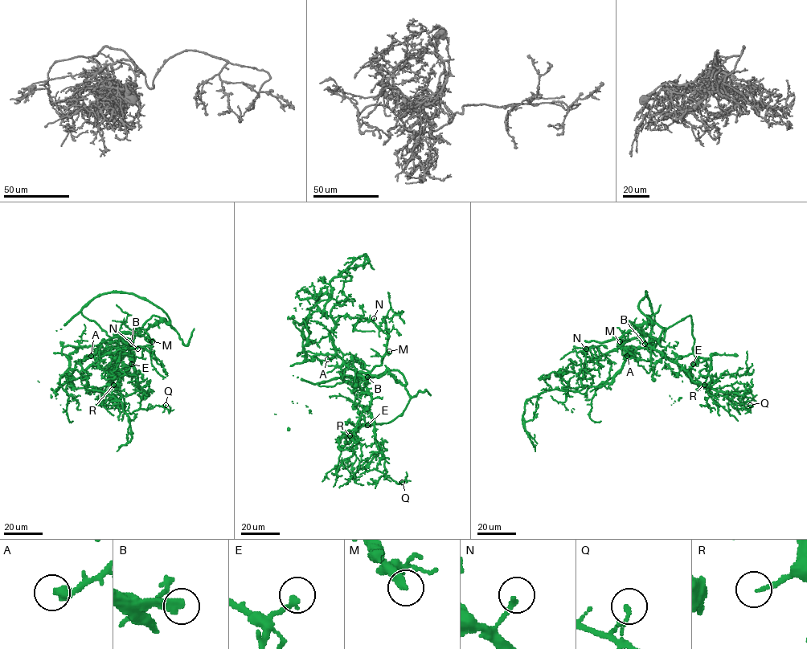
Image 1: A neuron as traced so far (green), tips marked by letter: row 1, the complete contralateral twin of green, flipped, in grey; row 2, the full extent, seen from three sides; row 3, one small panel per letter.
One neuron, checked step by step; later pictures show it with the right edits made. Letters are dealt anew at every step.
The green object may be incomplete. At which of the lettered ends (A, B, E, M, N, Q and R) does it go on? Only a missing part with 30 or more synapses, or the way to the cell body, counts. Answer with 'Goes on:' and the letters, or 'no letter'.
Goes on: A, B, R

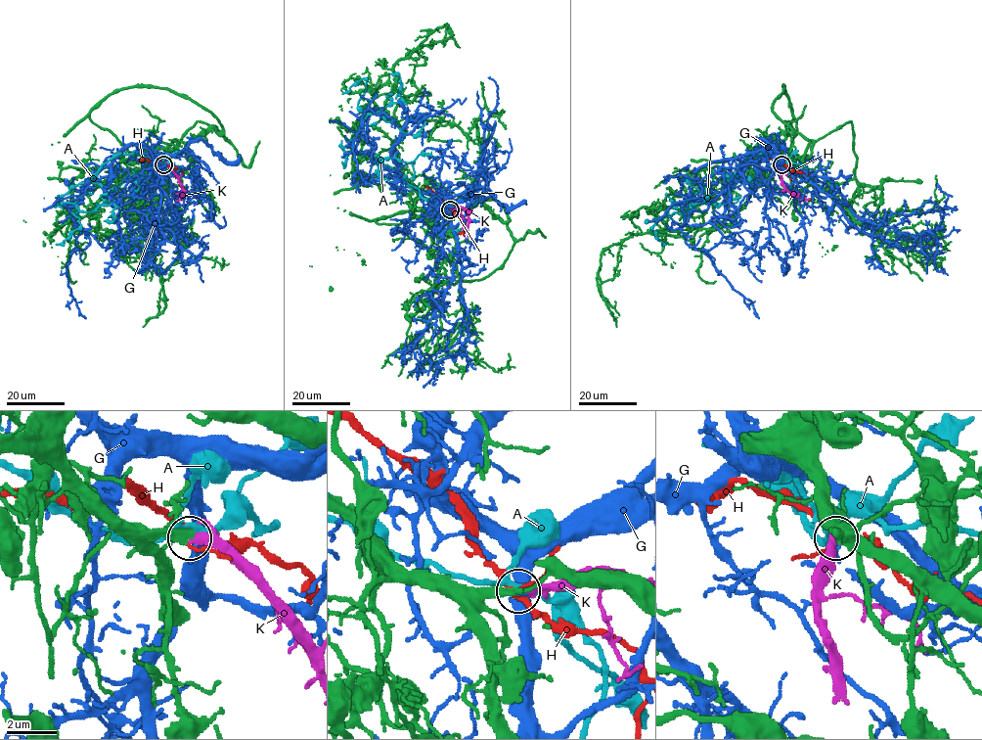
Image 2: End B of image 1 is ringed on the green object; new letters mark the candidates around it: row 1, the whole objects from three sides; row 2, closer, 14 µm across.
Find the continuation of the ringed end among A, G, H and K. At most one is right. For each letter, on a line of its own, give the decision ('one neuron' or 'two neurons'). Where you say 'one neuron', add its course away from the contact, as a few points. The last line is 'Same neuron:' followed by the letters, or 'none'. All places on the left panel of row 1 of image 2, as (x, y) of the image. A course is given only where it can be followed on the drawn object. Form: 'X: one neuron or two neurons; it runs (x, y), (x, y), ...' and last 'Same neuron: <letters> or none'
A: two neurons
G: two neurons
H: two neurons
K: one neuron; it runs (163, 164), (175, 174), (182, 200)
Same neuron: K

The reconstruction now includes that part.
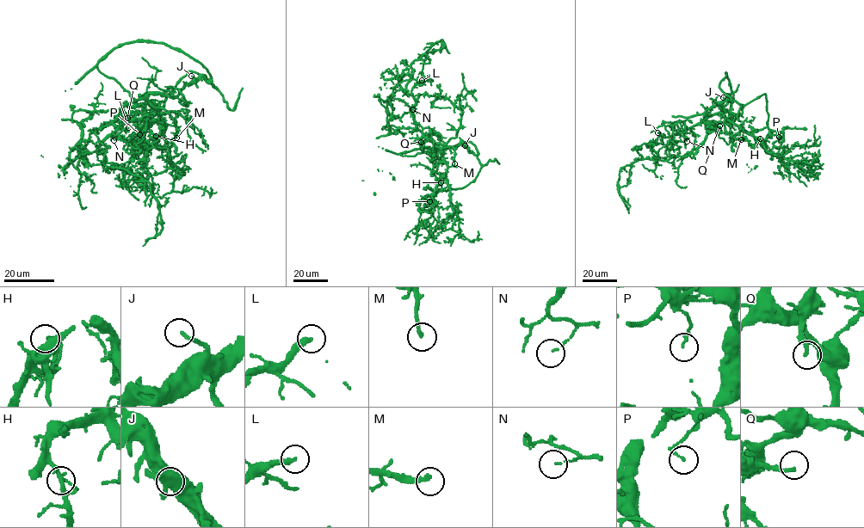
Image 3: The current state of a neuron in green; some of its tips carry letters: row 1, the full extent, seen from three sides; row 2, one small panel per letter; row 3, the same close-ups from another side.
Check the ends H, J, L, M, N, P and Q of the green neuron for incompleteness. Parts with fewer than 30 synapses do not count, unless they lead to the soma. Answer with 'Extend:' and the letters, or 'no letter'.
Extend: L, M, Q

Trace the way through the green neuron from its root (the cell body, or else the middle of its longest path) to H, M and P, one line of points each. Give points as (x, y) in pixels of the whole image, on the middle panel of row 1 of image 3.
H: (422, 133), (440, 149), (447, 164), (441, 182)
M: (422, 133), (435, 145), (453, 147), (454, 163)
P: (422, 133), (440, 149), (447, 164), (445, 174), (440, 179), (441, 189), (429, 201)

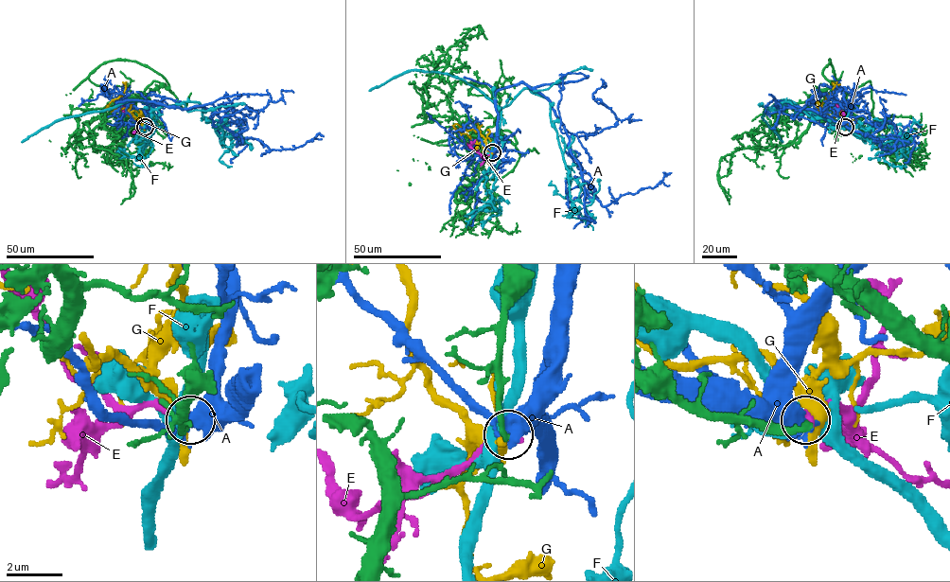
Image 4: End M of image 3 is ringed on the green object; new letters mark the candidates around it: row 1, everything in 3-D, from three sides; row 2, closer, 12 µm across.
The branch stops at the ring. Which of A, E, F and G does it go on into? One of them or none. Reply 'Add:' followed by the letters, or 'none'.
Add: none

